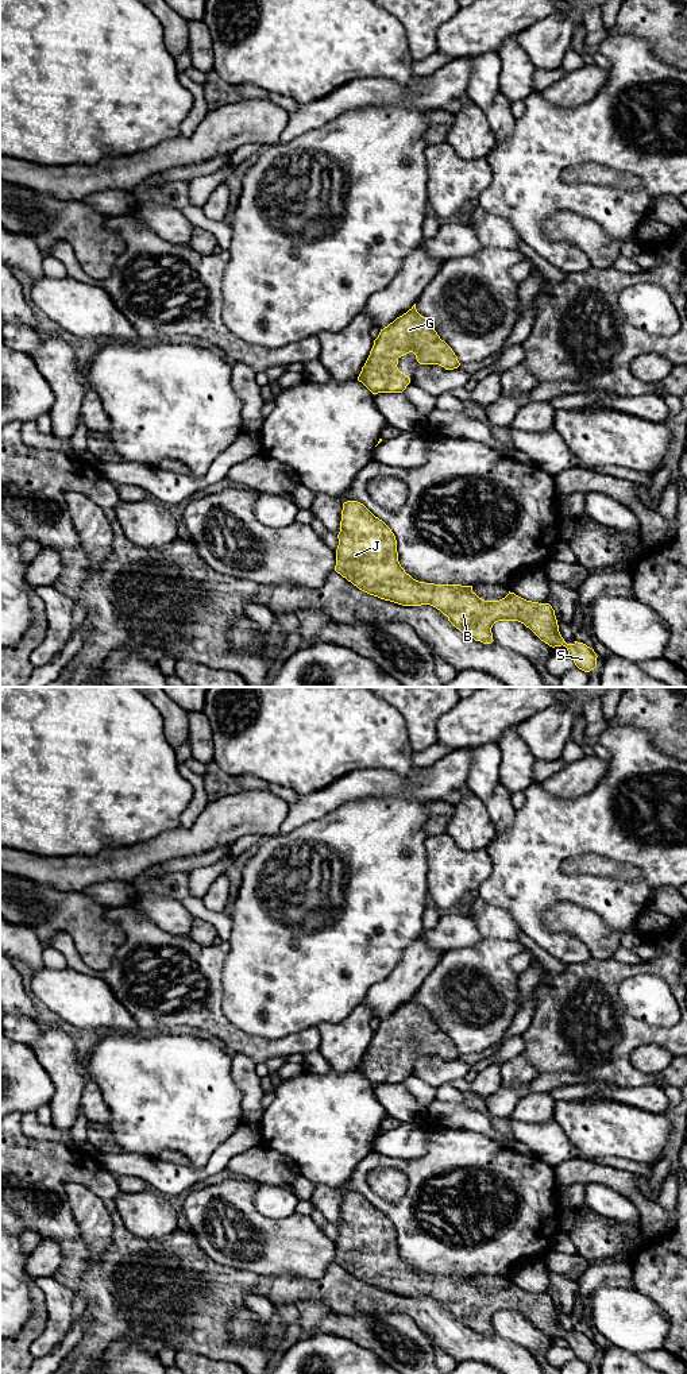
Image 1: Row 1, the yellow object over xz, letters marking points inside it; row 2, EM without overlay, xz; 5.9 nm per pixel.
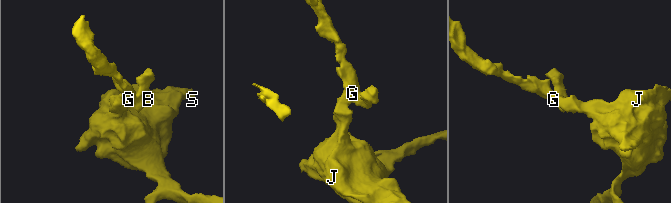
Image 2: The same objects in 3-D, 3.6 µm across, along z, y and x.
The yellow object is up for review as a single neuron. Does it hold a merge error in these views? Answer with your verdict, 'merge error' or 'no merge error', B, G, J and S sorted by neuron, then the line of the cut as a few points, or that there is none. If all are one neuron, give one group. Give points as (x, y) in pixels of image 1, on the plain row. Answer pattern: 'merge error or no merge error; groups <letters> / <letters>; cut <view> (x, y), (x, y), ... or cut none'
no merge error; groups B G J S; cut none

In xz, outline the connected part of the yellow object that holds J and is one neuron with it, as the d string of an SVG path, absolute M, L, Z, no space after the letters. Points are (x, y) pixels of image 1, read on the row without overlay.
M358 1192L343 1194L337 1230L335 1262L370 1286L402 1297L431 1296L447 1307L448 1312L463 1325L483 1335L494 1332L491 1319L495 1313L518 1312L549 1338L566 1338L579 1361L590 1363L597 1358L598 1347L593 1339L578 1332L574 1335L564 1332L559 1323L555 1301L549 1294L526 1292L510 1282L499 1292L485 1292L472 1282L472 1277L435 1275L413 1270L398 1253L397 1231L391 1220Z

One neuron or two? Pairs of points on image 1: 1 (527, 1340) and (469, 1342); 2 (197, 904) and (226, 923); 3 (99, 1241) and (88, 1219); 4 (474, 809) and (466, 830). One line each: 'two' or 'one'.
1: two
2: one
3: one
4: one

